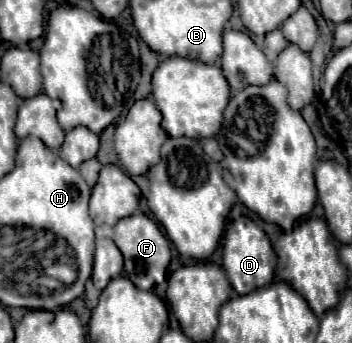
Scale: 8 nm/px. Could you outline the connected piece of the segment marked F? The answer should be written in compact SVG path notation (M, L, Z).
M133 213L129 217L123 217L113 227L113 241L119 247L119 251L125 257L125 275L139 287L151 291L157 283L165 283L165 269L171 261L171 245L167 237L161 233L157 223L149 219L143 213Z

